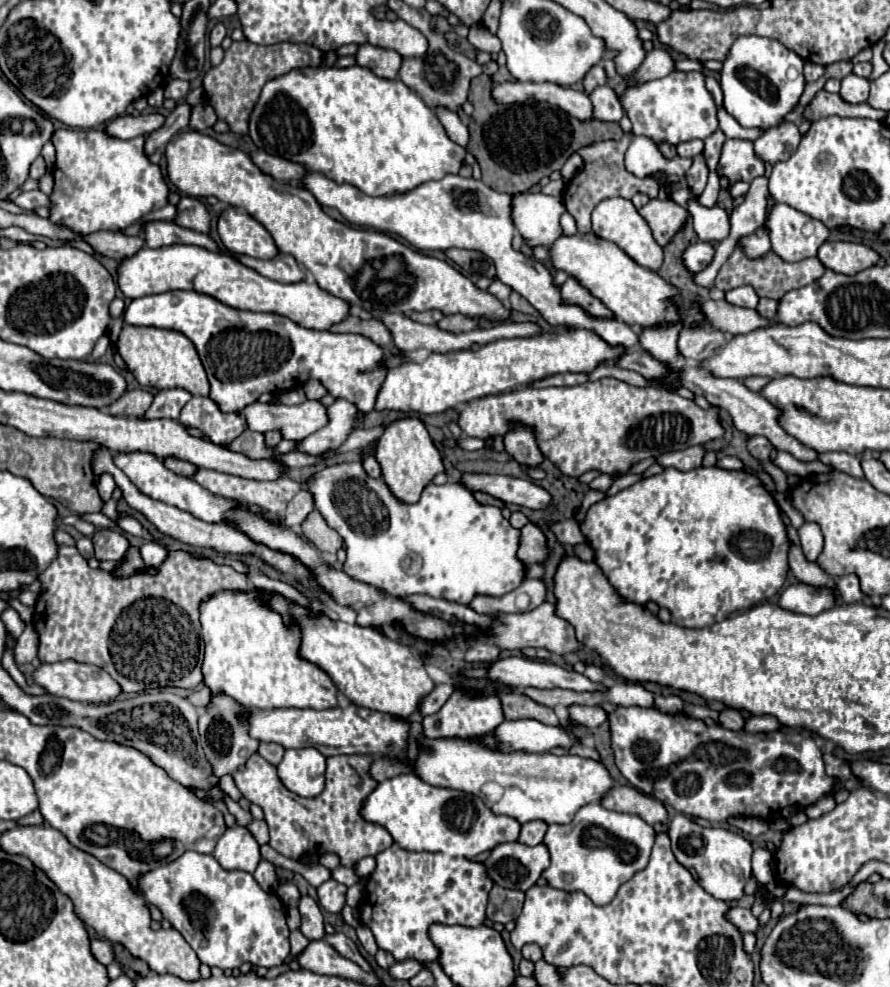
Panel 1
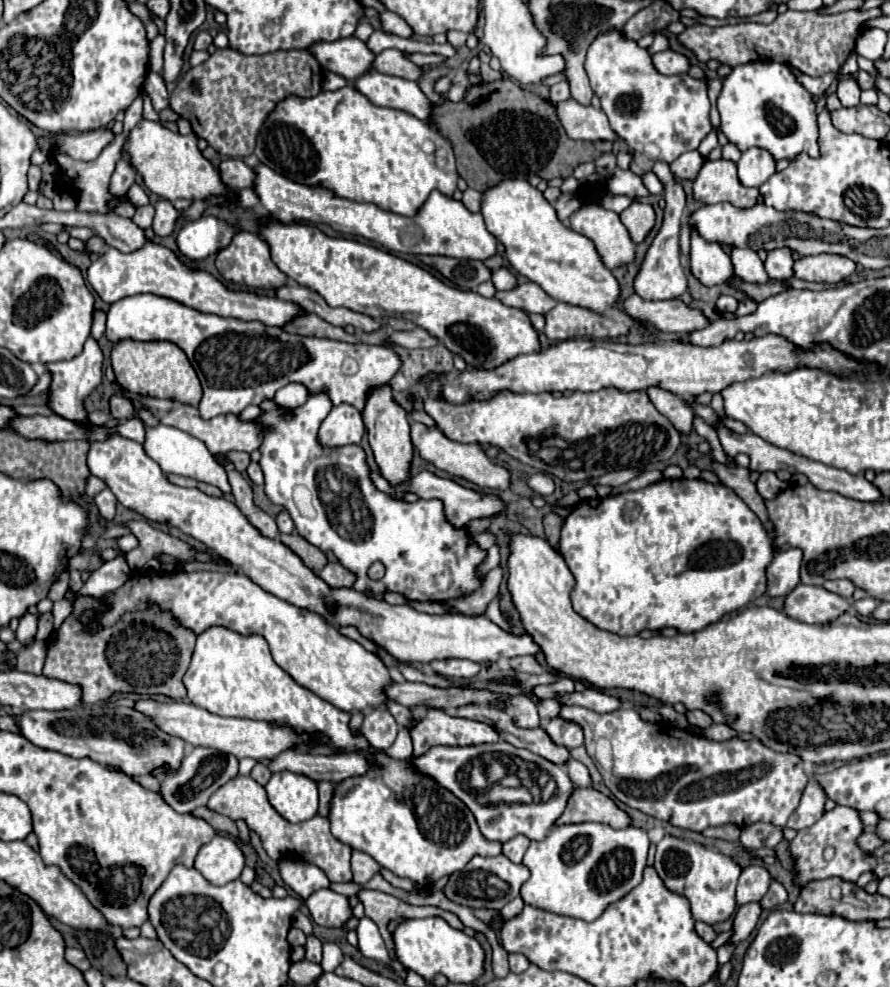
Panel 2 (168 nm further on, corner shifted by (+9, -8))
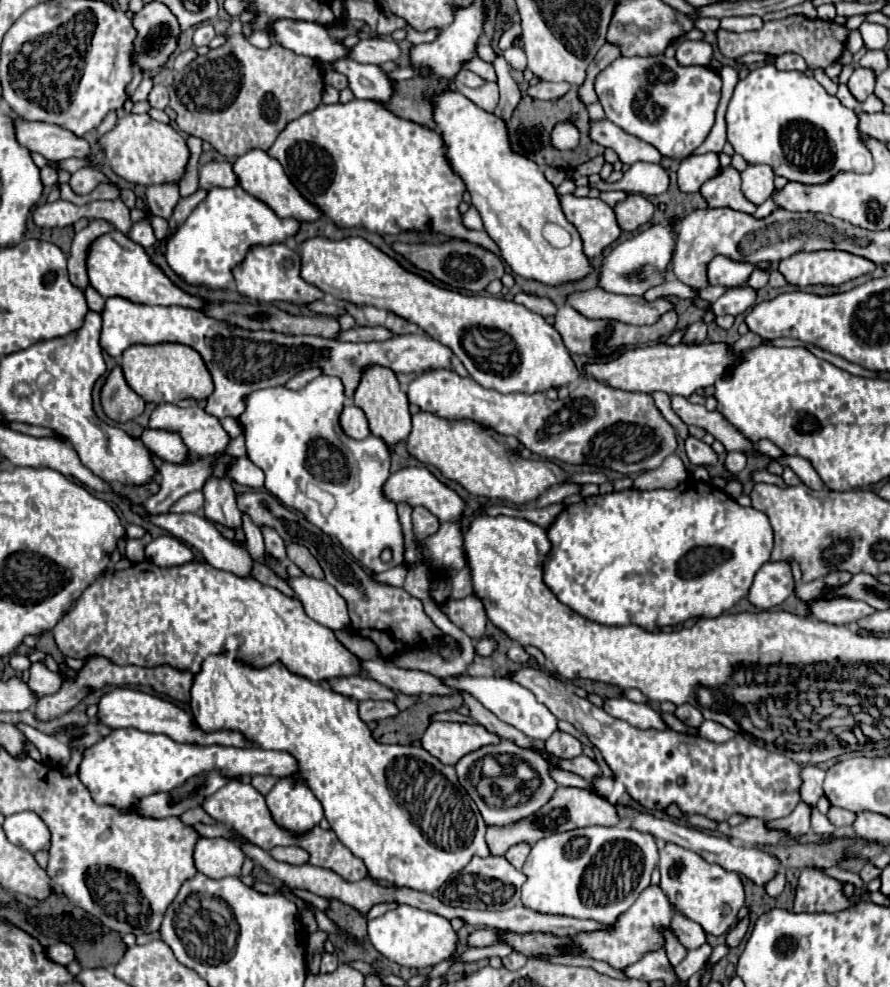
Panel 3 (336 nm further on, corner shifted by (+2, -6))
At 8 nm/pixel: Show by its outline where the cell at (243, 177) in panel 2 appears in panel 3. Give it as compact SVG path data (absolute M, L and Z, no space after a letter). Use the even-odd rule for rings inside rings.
M211 161L199 169L199 187L237 187L239 179L229 161Z

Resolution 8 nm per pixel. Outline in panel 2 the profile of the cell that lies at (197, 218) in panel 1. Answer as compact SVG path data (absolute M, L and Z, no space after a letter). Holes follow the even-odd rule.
M168 199L156 201L154 209L156 209L154 223L152 223L154 233L160 235L160 237L170 235L170 233L174 231L174 223L176 223L176 219L178 219L178 211L174 209L174 205L172 205Z

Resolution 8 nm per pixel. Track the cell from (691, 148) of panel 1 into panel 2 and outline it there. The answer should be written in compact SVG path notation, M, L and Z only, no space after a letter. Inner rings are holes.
M688 151L688 153L680 155L674 163L670 163L670 169L672 169L674 177L678 177L682 181L694 181L704 163L706 163L706 159L698 151Z

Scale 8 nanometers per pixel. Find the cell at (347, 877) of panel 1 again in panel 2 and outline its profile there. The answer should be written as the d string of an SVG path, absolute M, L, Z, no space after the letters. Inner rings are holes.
M360 891L358 893L360 901L364 903L366 907L366 917L372 919L378 929L380 929L380 935L382 936L386 947L390 947L390 955L394 959L394 943L392 936L388 932L388 923L394 921L394 919L414 919L414 917L432 917L432 915L440 915L444 917L452 927L463 931L465 926L460 923L460 919L452 913L446 913L438 907L414 907L414 905L408 905L408 903L402 903L400 899L392 897L392 895L386 895L382 891Z

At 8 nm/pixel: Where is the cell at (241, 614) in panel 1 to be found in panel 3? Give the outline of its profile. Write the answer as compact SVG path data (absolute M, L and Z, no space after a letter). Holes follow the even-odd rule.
M215 653L193 675L191 713L205 731L237 729L261 749L289 751L295 755L301 769L295 777L305 779L315 791L331 829L355 857L363 859L371 879L433 893L451 873L459 873L473 855L489 857L491 853L485 841L487 827L477 805L459 785L453 767L437 761L423 747L379 743L367 723L361 721L359 703L325 687L325 683L313 683L291 673L279 661L267 667L253 667L229 653Z

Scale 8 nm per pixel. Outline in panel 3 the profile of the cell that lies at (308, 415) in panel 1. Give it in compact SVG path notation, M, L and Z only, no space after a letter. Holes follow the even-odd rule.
M163 403L151 413L149 427L181 433L185 445L189 445L189 449L197 455L221 453L231 443L231 437L223 429L221 421L205 413L199 405L181 409L177 405Z

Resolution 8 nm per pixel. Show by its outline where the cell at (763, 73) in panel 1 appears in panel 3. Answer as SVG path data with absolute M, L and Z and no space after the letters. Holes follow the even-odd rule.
M775 65L751 69L749 75L735 85L725 119L727 141L733 145L735 153L739 153L747 163L771 165L775 175L783 175L789 181L821 183L829 181L837 171L869 173L873 169L871 153L861 145L863 135L857 131L855 111L843 107L837 97L827 95L827 91L803 71L779 71Z

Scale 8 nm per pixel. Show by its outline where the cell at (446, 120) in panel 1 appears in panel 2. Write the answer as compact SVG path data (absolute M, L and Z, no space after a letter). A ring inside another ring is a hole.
M368 69L354 81L354 89L368 97L370 103L380 107L392 107L406 111L418 119L428 119L430 101L420 91L420 87L396 75L382 75L380 71Z

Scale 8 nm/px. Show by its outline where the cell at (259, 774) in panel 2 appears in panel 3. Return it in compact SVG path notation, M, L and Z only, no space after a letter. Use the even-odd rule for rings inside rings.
M255 775L253 781L251 781L251 785L253 785L257 791L261 791L263 795L267 795L267 793L273 789L275 783L277 783L275 777L265 777L265 775Z

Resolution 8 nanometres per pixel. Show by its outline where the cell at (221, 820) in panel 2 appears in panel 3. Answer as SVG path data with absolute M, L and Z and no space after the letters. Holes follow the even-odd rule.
M197 807L197 809L189 809L189 813L183 813L181 815L181 821L189 823L189 825L195 825L195 823L205 823L205 825L215 825L217 821L213 817L209 817L205 813L203 807Z

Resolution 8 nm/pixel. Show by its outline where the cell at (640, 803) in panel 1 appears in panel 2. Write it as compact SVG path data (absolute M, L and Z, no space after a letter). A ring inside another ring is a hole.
M586 787L586 789L574 789L574 795L570 795L566 803L566 811L558 817L558 825L568 825L568 823L586 823L586 821L596 821L610 825L614 829L624 829L630 825L630 817L616 807L616 803L602 795L600 791Z

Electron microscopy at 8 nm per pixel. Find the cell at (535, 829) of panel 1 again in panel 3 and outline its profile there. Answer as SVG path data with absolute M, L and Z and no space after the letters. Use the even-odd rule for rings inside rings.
M517 843L517 845L513 845L513 847L505 853L505 857L507 857L517 869L521 869L523 863L525 863L525 859L527 859L527 855L529 855L529 851L531 851L531 845L529 845L529 843Z

